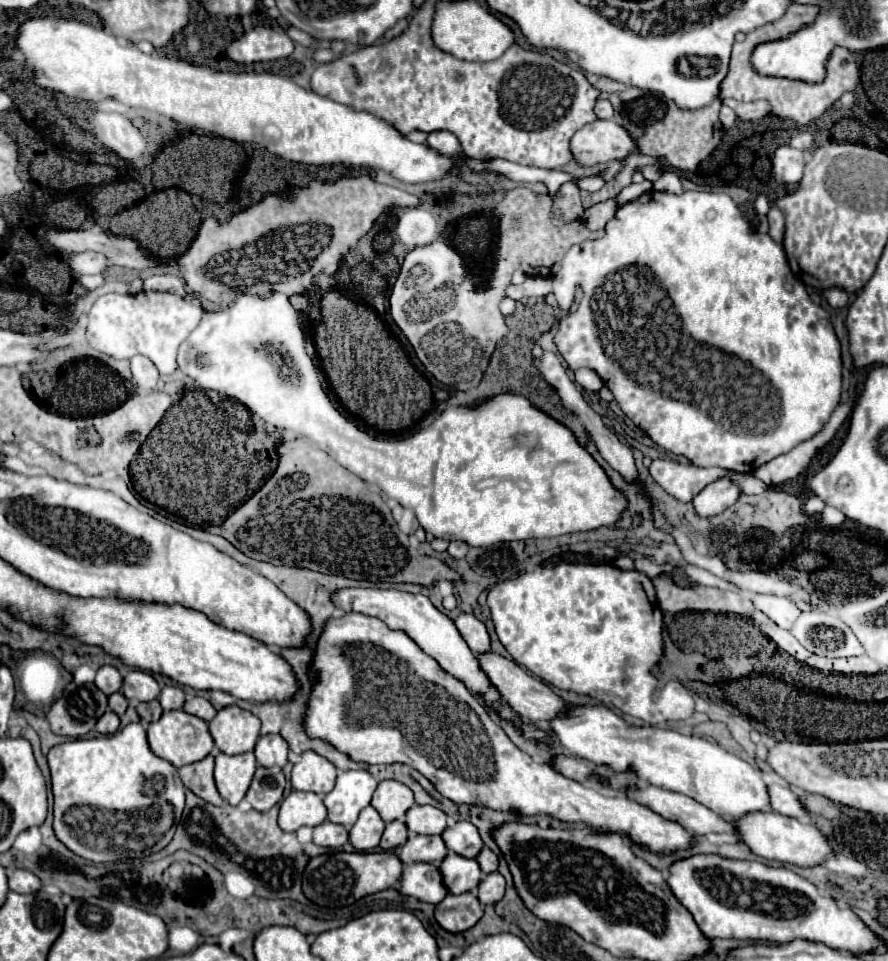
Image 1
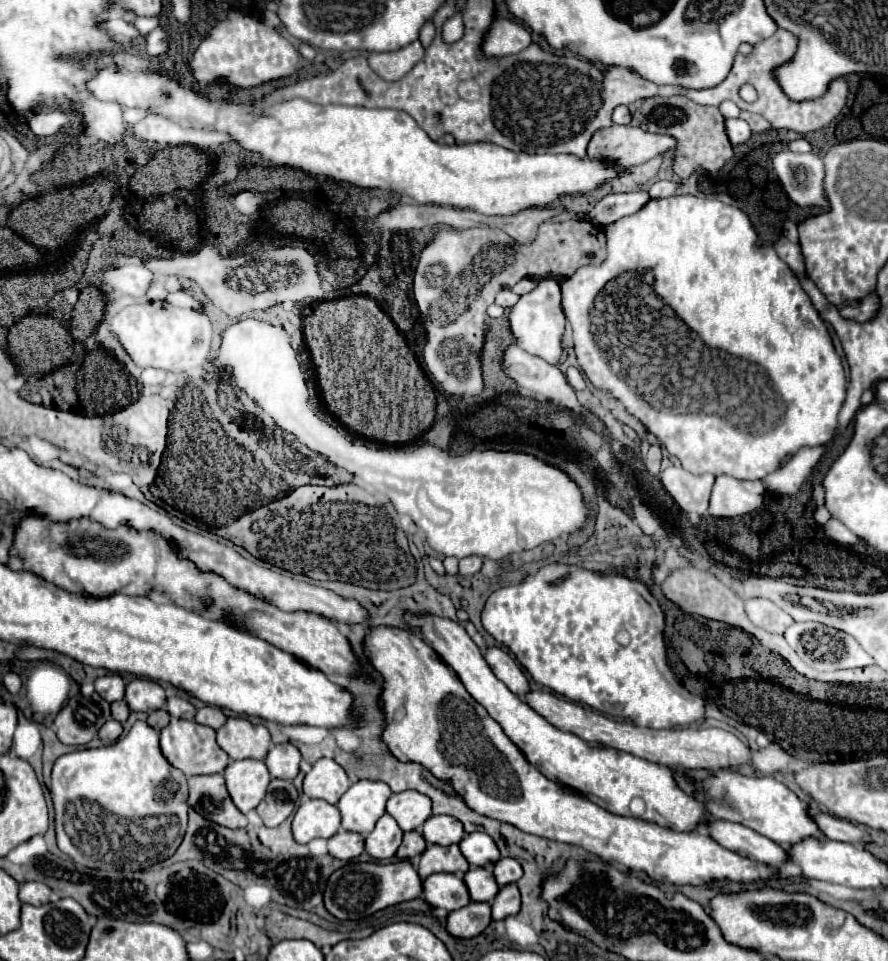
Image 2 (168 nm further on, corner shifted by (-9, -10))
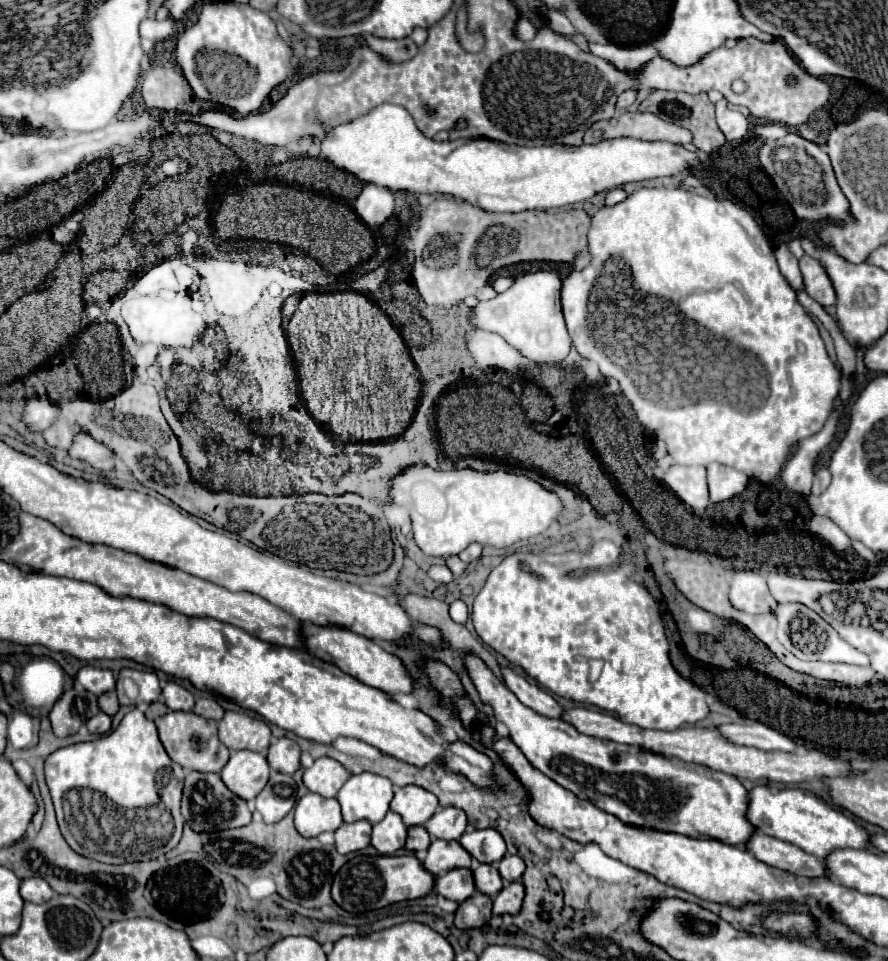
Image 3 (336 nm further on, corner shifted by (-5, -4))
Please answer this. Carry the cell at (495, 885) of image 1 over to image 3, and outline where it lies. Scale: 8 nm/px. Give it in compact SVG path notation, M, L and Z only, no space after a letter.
M521 880L505 886L493 900L493 914L517 914L525 898L525 886Z

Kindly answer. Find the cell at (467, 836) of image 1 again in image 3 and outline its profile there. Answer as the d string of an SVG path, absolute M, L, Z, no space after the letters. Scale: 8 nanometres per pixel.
M493 828L465 832L459 842L473 858L477 858L479 862L485 862L485 864L499 862L507 852L505 840L501 840L501 834L493 832Z

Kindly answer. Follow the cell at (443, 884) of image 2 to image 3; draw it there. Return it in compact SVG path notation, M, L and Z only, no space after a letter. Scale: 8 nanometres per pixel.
M469 868L449 870L445 876L437 876L435 890L437 890L437 894L441 894L441 896L445 896L449 900L463 902L475 892L473 872Z

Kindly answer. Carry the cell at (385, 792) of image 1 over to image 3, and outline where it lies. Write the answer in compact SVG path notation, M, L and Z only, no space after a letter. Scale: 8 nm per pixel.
M419 786L395 788L391 810L403 816L407 826L423 826L437 810L439 800L435 794Z

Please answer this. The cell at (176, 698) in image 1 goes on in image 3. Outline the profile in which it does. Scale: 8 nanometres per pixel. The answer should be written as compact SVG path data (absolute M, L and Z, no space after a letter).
M167 682L167 686L163 688L163 702L171 710L185 710L185 712L189 712L195 704L193 694L183 686L179 686L177 682Z

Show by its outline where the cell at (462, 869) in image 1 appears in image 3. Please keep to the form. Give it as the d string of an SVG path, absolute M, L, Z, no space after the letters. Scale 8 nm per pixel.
M481 864L473 874L475 874L475 886L479 892L491 898L497 896L497 892L501 892L503 882L501 882L501 876L495 864Z

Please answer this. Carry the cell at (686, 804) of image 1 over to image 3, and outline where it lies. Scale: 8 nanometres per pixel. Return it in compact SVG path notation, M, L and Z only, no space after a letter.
M755 832L745 844L745 848L751 850L757 860L781 868L785 872L793 872L797 876L827 876L827 866L823 860L809 856L795 844L777 840L773 836Z

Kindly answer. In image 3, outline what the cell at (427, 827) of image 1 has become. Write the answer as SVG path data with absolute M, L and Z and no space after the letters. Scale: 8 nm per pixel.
M439 808L433 818L429 818L429 822L425 824L427 832L433 838L443 838L443 840L459 840L461 834L467 828L467 816L463 810L459 808Z

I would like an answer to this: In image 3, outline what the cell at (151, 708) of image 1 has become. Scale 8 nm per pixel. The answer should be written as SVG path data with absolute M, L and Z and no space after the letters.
M153 702L153 704L145 706L145 716L147 716L149 720L155 720L155 718L163 716L167 710L169 710L169 708L167 708L163 702Z

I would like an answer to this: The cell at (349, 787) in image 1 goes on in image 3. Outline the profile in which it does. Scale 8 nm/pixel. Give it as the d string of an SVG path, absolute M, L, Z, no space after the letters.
M373 772L351 776L337 794L345 822L369 820L379 822L389 812L393 800L393 784Z

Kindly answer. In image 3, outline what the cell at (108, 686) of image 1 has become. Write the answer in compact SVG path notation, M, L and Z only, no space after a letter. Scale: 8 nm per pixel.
M83 666L75 680L89 692L93 694L103 694L103 692L109 692L115 688L115 676L111 670L107 668L93 668L93 666Z

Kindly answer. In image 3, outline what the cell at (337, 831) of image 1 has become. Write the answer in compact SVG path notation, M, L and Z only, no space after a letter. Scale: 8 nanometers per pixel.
M357 820L353 824L341 824L335 830L335 846L337 852L341 854L349 854L349 852L357 852L363 850L371 844L371 824L369 820Z

